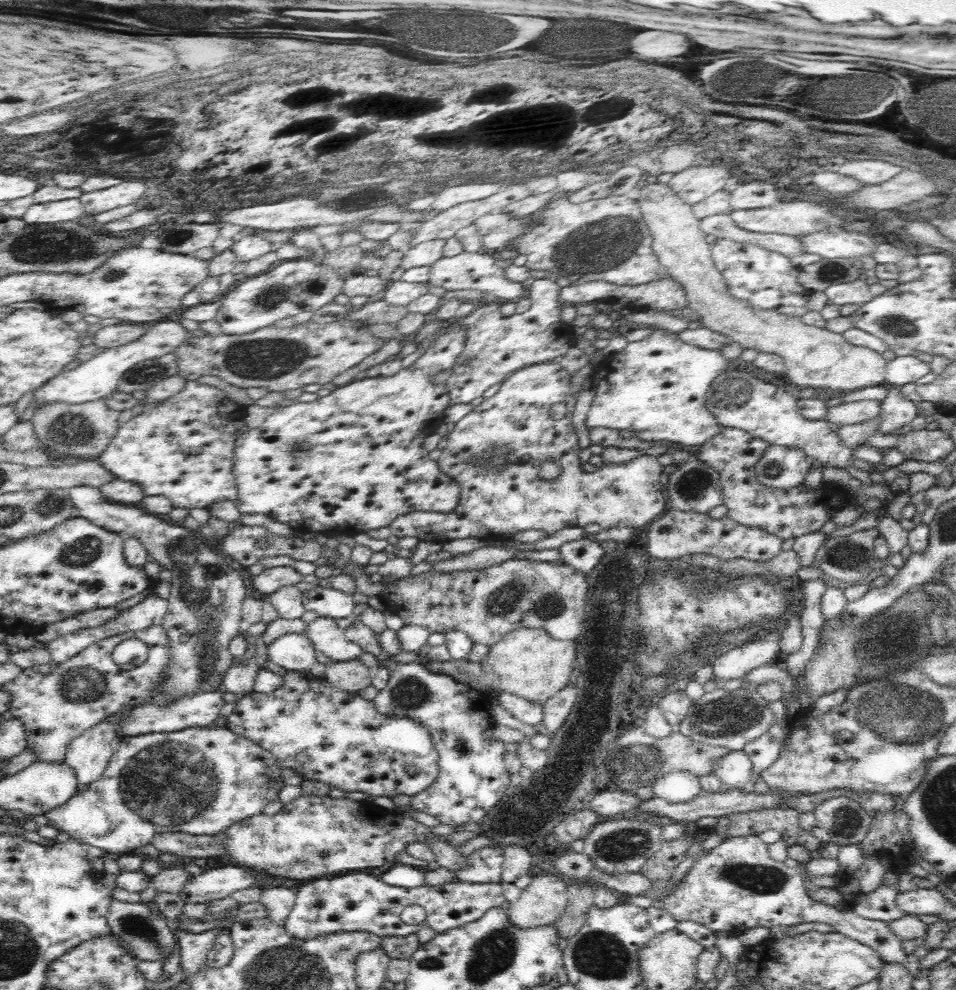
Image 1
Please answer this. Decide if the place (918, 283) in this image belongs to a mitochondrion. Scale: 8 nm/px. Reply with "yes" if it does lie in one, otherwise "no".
no

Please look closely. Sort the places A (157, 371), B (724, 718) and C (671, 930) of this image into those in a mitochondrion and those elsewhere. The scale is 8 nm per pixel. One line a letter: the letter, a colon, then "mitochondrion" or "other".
A: mitochondrion
B: mitochondrion
C: other

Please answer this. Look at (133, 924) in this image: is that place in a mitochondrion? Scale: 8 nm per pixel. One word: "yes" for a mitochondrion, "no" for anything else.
yes

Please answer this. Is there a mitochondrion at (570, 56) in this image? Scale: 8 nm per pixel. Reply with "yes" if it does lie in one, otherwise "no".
yes

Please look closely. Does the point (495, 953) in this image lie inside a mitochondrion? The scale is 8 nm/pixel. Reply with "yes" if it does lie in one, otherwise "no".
yes

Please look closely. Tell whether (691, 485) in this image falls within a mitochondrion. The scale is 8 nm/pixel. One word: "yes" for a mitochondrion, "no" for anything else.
yes

